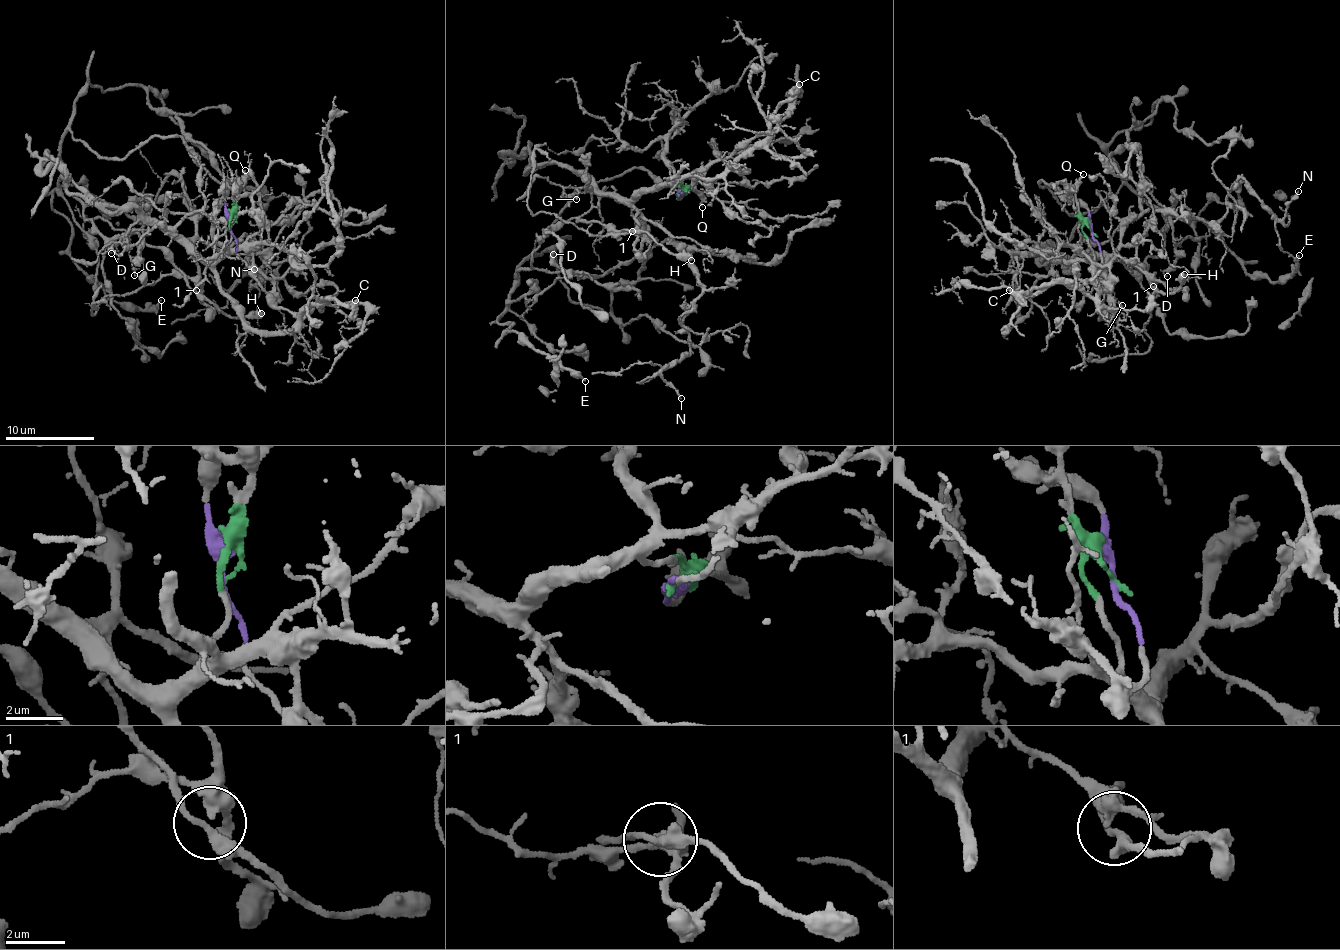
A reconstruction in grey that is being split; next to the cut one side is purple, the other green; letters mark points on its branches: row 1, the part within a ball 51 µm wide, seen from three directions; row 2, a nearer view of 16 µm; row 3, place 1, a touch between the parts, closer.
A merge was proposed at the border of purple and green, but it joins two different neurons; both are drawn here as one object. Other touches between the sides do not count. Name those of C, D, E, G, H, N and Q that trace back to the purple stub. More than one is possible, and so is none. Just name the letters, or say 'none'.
E, H

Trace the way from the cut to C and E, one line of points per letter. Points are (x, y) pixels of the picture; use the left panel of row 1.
C: (230, 227), (216, 266), (218, 290), (244, 321), (286, 331), (329, 296), (347, 305), (356, 299)
E: (230, 227), (223, 188), (181, 138), (109, 161), (68, 129), (52, 198), (70, 257), (114, 300), (160, 299)

